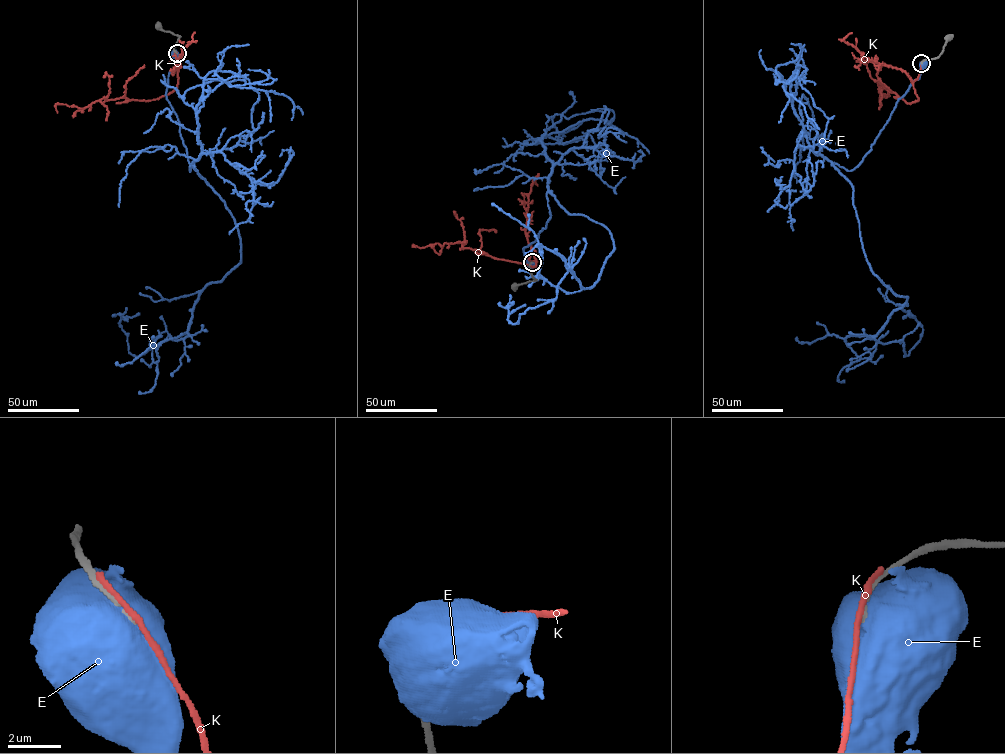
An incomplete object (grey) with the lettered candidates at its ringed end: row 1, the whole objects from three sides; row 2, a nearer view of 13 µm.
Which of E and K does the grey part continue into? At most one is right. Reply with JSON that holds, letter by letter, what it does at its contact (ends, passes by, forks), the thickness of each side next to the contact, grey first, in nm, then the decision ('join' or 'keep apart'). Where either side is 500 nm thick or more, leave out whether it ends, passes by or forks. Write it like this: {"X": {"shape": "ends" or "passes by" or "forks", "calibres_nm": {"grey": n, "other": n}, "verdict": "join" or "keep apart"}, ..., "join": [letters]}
{"E": {"calibres_nm": {"grey": 220, "other": 1150}, "verdict": "keep apart"}, "K": {"shape": "ends", "calibres_nm": {"grey": 280, "other": 300}, "verdict": "keep apart"}, "join": []}

